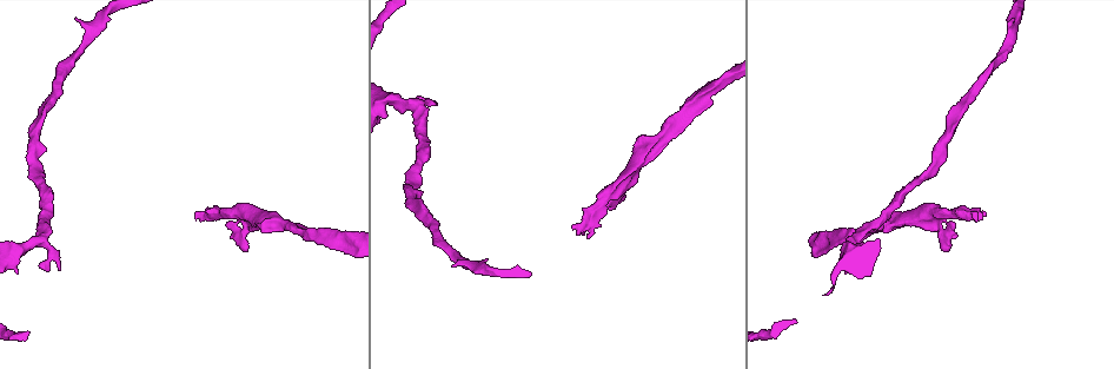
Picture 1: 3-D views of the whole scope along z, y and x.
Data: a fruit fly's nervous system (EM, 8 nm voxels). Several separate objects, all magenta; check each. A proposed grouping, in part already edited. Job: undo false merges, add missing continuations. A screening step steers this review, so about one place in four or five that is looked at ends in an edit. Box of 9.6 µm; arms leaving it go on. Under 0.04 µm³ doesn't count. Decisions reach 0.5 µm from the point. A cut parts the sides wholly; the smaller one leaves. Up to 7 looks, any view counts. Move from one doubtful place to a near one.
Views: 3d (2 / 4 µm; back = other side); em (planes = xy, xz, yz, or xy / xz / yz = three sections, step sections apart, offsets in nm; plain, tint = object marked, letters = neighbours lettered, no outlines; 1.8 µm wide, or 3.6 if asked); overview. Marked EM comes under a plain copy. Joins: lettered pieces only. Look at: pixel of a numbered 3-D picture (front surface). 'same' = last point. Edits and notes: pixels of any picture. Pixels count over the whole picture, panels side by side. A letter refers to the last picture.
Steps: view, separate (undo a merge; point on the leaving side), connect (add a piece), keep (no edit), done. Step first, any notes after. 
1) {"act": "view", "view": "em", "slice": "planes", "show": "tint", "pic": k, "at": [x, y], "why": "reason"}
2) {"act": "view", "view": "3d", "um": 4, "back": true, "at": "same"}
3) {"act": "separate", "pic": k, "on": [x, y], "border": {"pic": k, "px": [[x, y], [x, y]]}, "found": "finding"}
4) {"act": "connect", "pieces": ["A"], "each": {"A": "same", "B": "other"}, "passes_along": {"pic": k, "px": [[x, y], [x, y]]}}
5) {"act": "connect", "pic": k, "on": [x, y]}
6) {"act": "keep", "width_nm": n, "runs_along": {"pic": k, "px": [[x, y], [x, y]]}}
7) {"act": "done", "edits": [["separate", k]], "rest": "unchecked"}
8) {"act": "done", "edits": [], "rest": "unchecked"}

{"act": "view", "view": "em", "slice": "planes", "show": "tint", "pic": 1, "at": [196, 215], "why": "free end"}

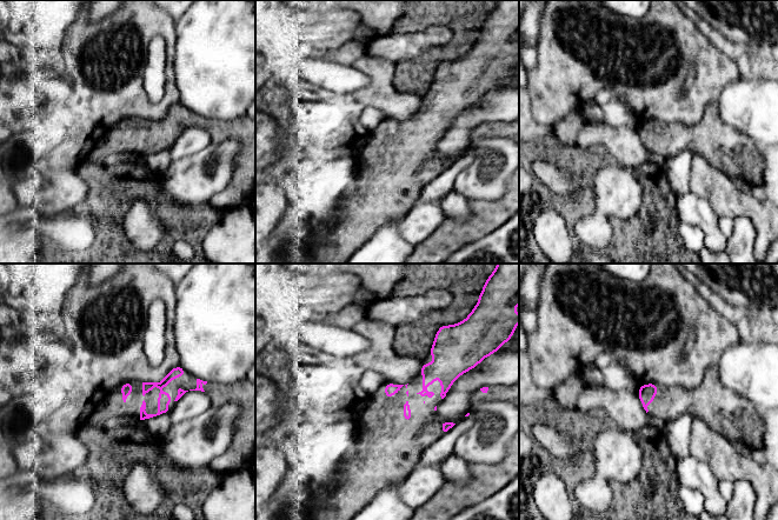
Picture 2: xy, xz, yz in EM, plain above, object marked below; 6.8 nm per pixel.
{"act": "view", "view": "em", "slice": "planes", "show": "letters", "at": "same", "why": "see the neighbours"}

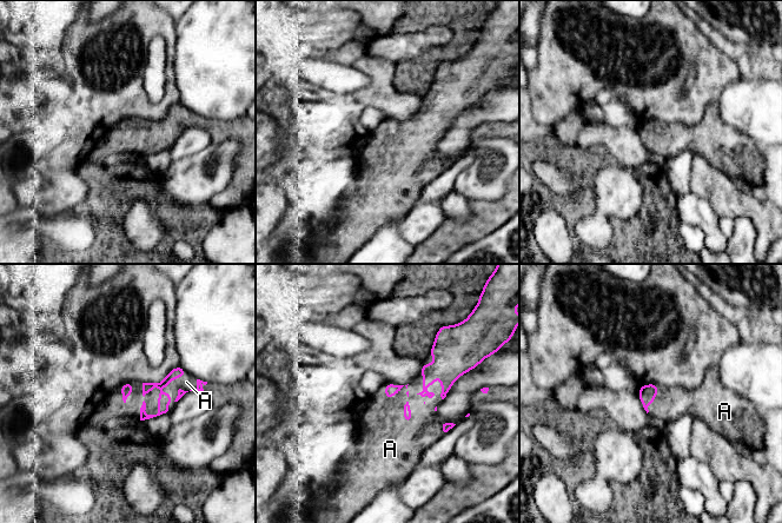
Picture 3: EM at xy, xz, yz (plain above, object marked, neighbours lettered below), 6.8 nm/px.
{"act": "connect", "pieces": ["A"], "longest_contact_nm": ["A", 460], "each": {"A": "same"}, "found": "the cell continues"}

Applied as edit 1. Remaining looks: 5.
{"act": "view", "view": "em", "slice": "planes", "show": "letters", "pic": 1, "at": [40, 268], "why": "an open end"}

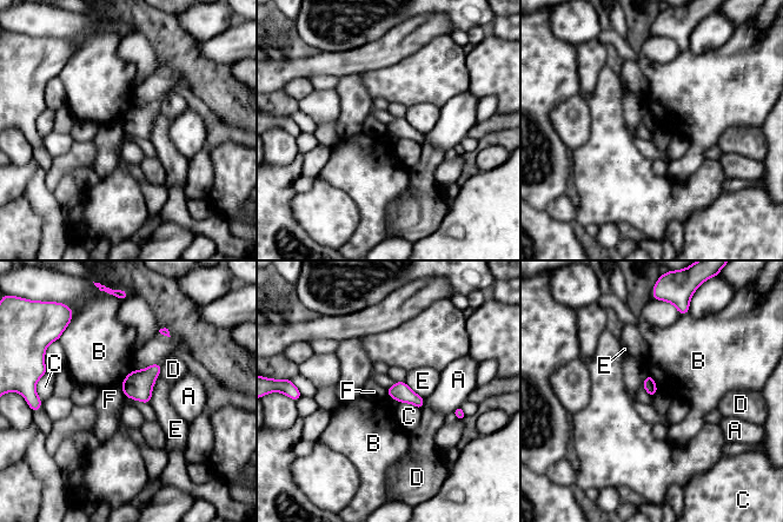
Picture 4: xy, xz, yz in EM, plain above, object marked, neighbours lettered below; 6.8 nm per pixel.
{"act": "keep", "width_nm": 90, "each": {"A": "other", "B": "other", "C": "other", "D": "other", "E": "other", "F": "other"}, "border": {"pic": 4, "px": [[120, 387], [125, 396]]}, "found": "none of them fits"}

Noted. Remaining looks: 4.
{"act": "view", "view": "3d", "um": 2, "pic": 1, "at": [453, 264], "why": "free end"}

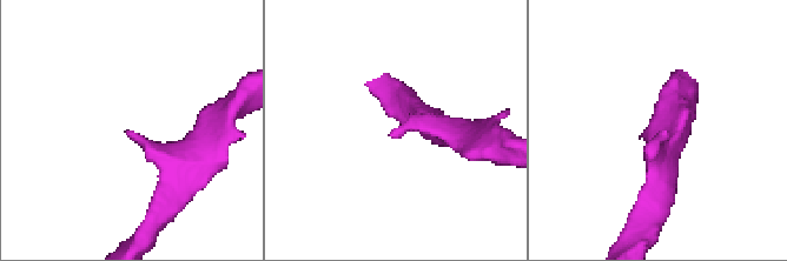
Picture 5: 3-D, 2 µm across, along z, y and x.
{"act": "view", "view": "em", "slice": "xz", "step": 16, "show": "letters", "pic": 5, "at": [393, 138], "why": "need the tissue"}

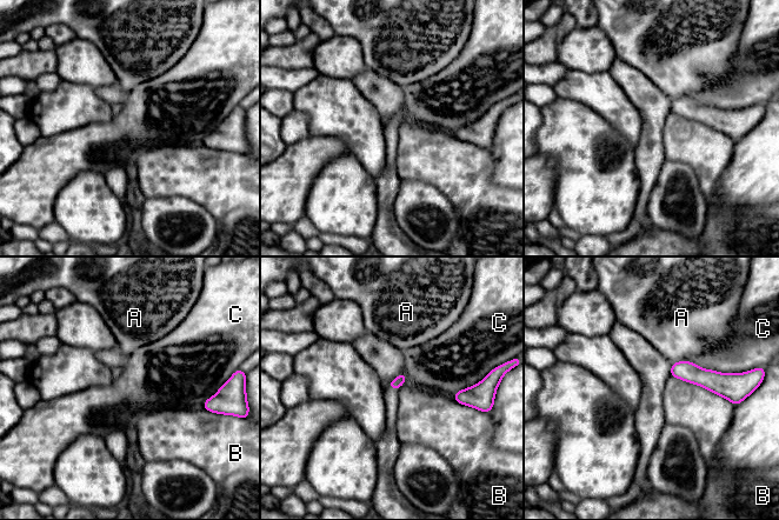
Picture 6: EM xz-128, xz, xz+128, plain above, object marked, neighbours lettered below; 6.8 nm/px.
{"act": "keep", "each": {"A": "other", "B": "other", "C": "other"}, "runs_along": {"pic": 6, "px": [[673, 368], [712, 380], [724, 392]]}, "found": "none of them fits"}

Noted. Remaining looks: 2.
{"act": "done", "edits": [["connect", 3]], "rest": "unchecked"}

